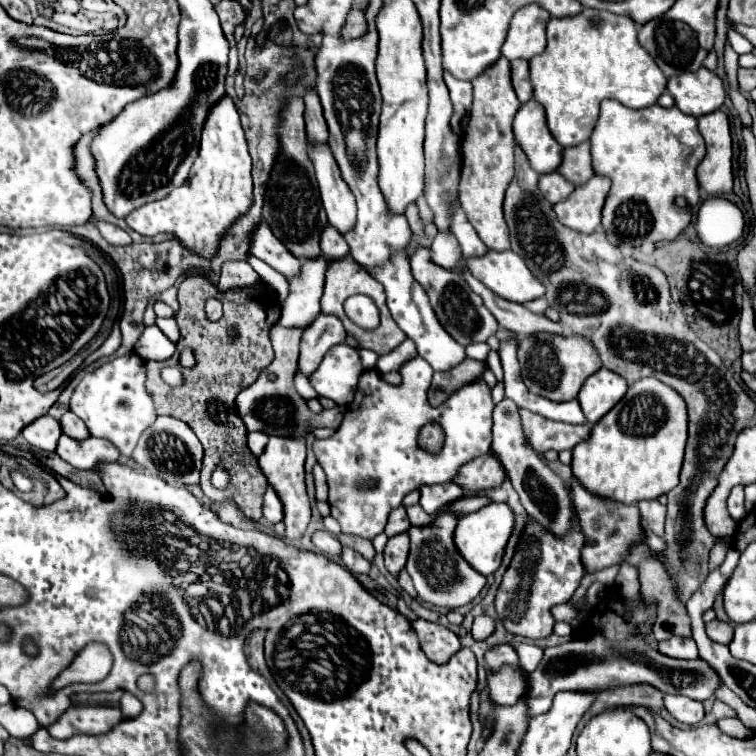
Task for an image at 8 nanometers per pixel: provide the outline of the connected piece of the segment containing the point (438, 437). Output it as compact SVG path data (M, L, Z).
M427 423L419 431L419 447L427 453L439 453L443 449L443 429L437 423Z

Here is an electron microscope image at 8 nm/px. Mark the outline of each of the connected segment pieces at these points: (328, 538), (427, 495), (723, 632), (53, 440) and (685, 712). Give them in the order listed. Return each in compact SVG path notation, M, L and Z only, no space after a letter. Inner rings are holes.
M315 531L311 541L327 557L339 557L339 553L341 553L341 543L337 541L335 535L331 535L327 531Z
M453 481L447 483L439 483L439 485L423 485L421 489L421 501L419 505L427 511L427 513L437 513L439 509L443 509L445 505L453 503L455 499L463 497L463 491L459 485L455 485Z
M713 619L709 623L705 623L705 631L707 631L707 637L713 639L715 643L723 643L723 645L729 645L731 639L733 639L733 627L719 621L719 619Z
M43 415L39 419L35 419L33 423L29 423L21 435L37 449L41 451L55 451L57 441L61 437L61 425L55 417L51 415Z
M665 695L665 707L667 711L681 723L687 725L697 725L705 717L703 703L687 699L687 697L677 697L677 695Z

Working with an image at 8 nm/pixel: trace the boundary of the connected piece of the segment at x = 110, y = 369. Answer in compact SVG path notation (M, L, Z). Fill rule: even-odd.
M129 353L107 361L93 373L87 373L75 387L69 409L85 421L93 437L111 439L121 455L131 457L141 433L157 419L155 403L145 389L145 361L139 359L139 355Z

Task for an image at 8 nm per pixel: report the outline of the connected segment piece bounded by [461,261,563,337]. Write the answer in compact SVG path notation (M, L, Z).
M461 261L461 267L465 271L465 281L469 283L469 287L481 295L485 307L493 313L493 317L497 319L497 323L505 329L509 329L511 333L515 333L517 337L525 337L525 335L537 335L537 333L551 333L551 335L563 335L561 333L561 323L555 323L543 315L535 315L531 311L527 311L523 305L519 303L511 303L499 295L495 295L493 291L489 291L481 281L477 281L465 267L465 263Z

